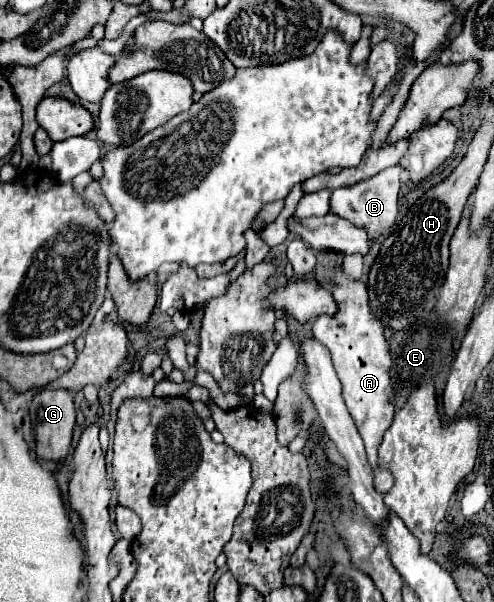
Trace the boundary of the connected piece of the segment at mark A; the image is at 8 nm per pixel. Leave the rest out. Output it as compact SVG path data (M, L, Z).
M340 267L334 271L334 281L334 299L338 303L338 313L334 317L318 317L312 325L312 337L326 345L332 353L334 369L342 383L344 403L366 447L366 457L374 473L374 487L380 493L388 493L388 489L394 483L394 477L390 471L378 467L378 445L384 429L392 423L394 417L394 389L390 383L390 345L384 337L382 321L376 319L368 307L366 285L362 281L348 279L348 275Z

